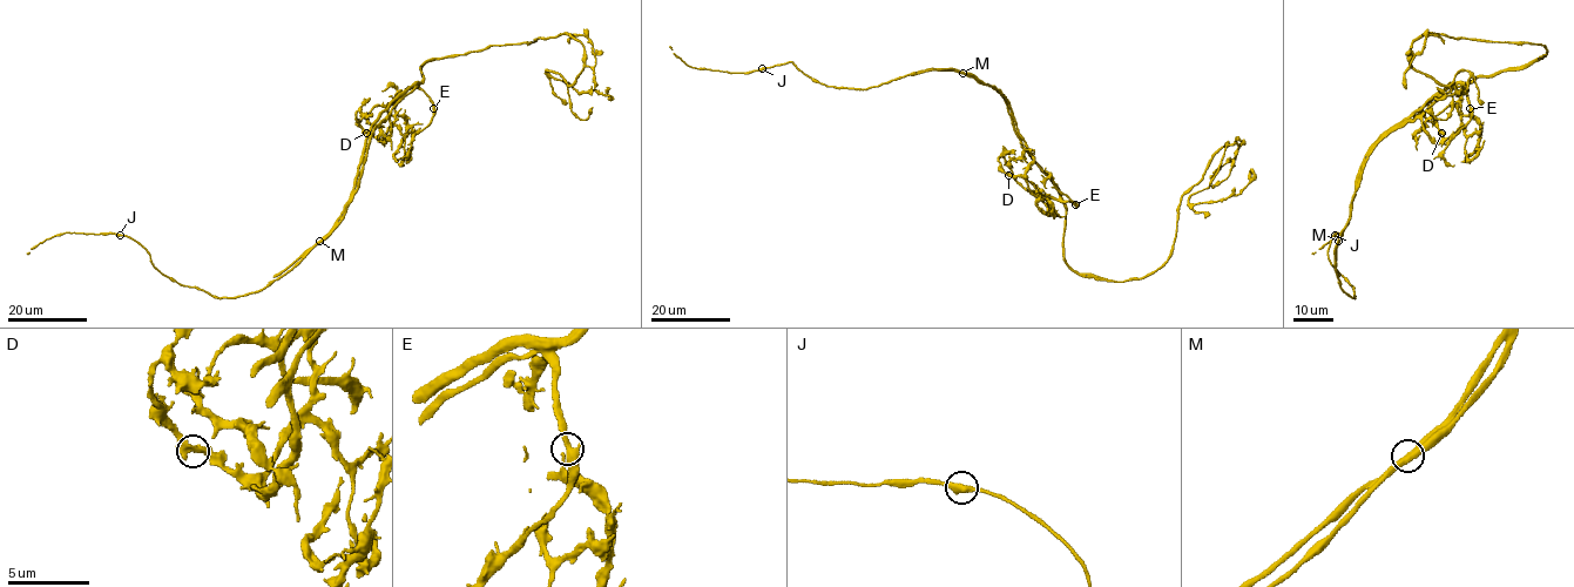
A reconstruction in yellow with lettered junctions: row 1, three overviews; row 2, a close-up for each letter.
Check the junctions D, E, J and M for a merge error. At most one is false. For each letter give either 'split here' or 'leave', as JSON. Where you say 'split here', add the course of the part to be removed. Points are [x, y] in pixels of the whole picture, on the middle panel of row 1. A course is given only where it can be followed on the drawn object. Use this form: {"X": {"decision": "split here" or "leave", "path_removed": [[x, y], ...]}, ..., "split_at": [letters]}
{"D": {"decision": "leave"}, "E": {"decision": "leave"}, "J": {"decision": "leave"}, "M": {"decision": "split here", "path_removed": [[961, 73], [1000, 94], [1020, 143], [1059, 197], [1025, 189], [1010, 168], [1010, 162], [1026, 149], [1034, 150]]}, "split_at": ["M"]}

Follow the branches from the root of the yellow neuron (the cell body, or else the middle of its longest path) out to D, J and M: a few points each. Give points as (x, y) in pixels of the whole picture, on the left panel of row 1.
D: (398, 102), (390, 115), (391, 135), (385, 141), (380, 142), (366, 133)
J: (398, 102), (373, 129), (351, 202), (336, 224), (259, 290), (214, 298), (180, 285), (140, 244), (119, 235)
M: (398, 102), (373, 129), (346, 210), (319, 242)

